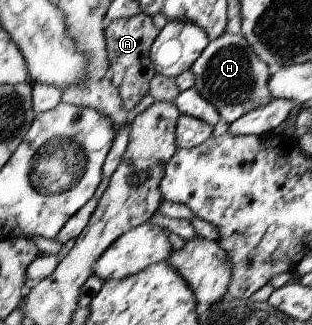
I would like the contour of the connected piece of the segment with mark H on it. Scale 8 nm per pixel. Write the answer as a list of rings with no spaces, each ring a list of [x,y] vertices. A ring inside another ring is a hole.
[[[225,33],[219,39],[210,41],[192,65],[191,71],[195,75],[195,89],[217,108],[220,121],[227,125],[231,125],[251,109],[274,99],[267,87],[267,81],[272,75],[269,73],[269,66],[261,61],[243,34]]]

